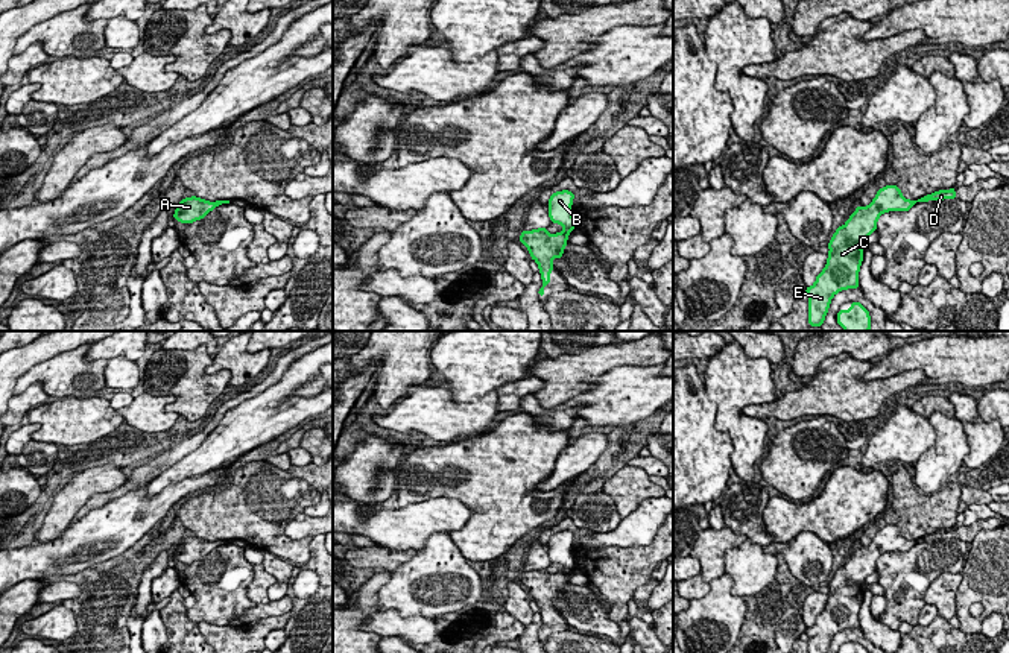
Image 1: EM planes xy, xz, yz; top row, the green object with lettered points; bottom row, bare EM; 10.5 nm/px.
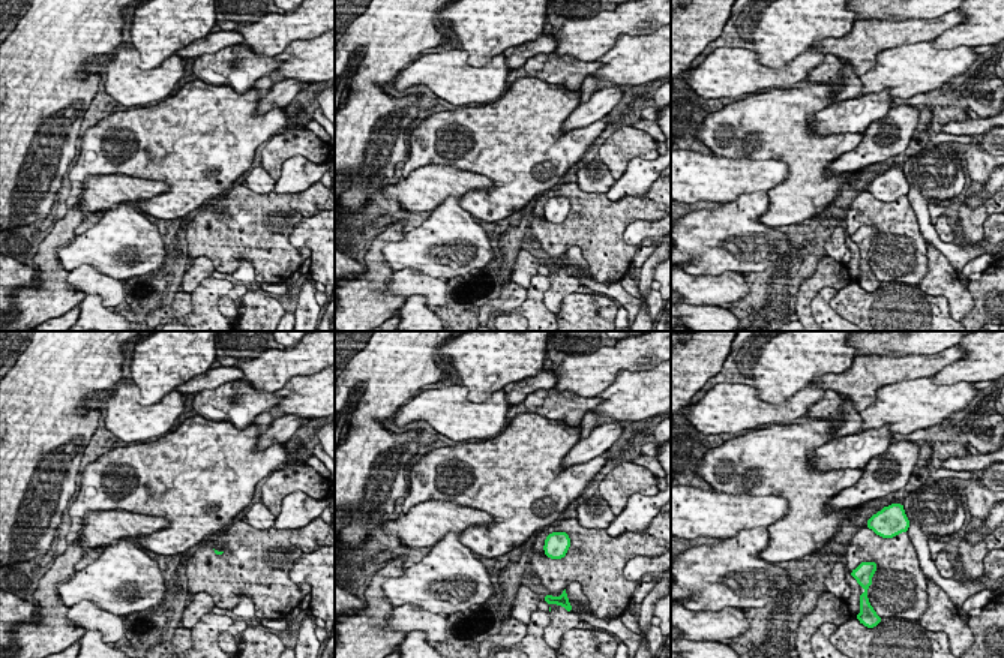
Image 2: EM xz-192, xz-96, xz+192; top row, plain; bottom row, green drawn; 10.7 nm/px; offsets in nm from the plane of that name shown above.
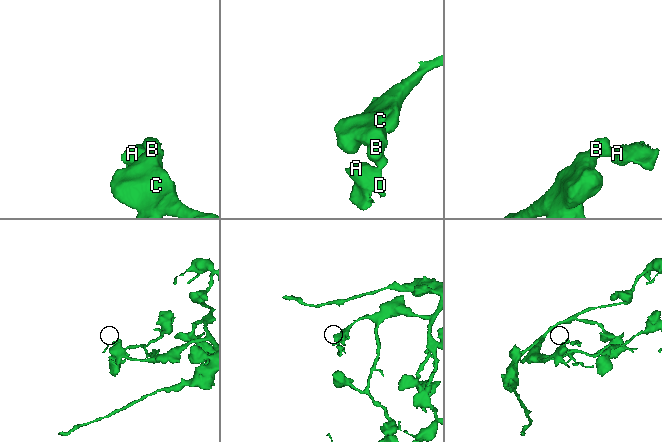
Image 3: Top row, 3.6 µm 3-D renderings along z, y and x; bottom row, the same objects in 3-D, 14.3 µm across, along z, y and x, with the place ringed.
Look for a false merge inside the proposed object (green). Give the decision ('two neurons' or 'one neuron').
two neurons

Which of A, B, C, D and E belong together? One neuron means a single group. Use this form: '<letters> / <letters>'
A D / B C E

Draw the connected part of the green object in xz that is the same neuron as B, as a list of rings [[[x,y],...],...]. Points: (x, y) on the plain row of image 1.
[[[568,530],[556,532],[549,539],[549,557],[553,563],[559,563],[564,568],[564,574],[570,574],[574,569],[574,557],[571,553],[574,535]]]

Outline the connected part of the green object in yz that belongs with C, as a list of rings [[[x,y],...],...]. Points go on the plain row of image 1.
[[[900,527],[880,528],[868,547],[857,547],[843,566],[833,573],[824,610],[816,617],[808,636],[808,653],[828,653],[833,636],[846,629],[859,629],[863,592],[859,585],[877,569],[877,560],[887,551],[909,551],[916,541],[901,535]]]

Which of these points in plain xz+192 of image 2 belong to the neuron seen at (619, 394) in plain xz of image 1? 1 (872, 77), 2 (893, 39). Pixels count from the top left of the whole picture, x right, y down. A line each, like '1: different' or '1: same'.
1: same
2: different

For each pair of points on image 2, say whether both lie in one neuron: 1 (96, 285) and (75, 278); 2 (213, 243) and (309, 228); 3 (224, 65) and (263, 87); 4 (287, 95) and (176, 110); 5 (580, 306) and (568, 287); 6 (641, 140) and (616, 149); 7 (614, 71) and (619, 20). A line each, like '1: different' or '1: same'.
1: same
2: different
3: different
4: different
5: different
6: same
7: different

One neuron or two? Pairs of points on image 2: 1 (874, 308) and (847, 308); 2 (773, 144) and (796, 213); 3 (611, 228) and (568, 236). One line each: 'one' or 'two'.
1: one
2: one
3: one

